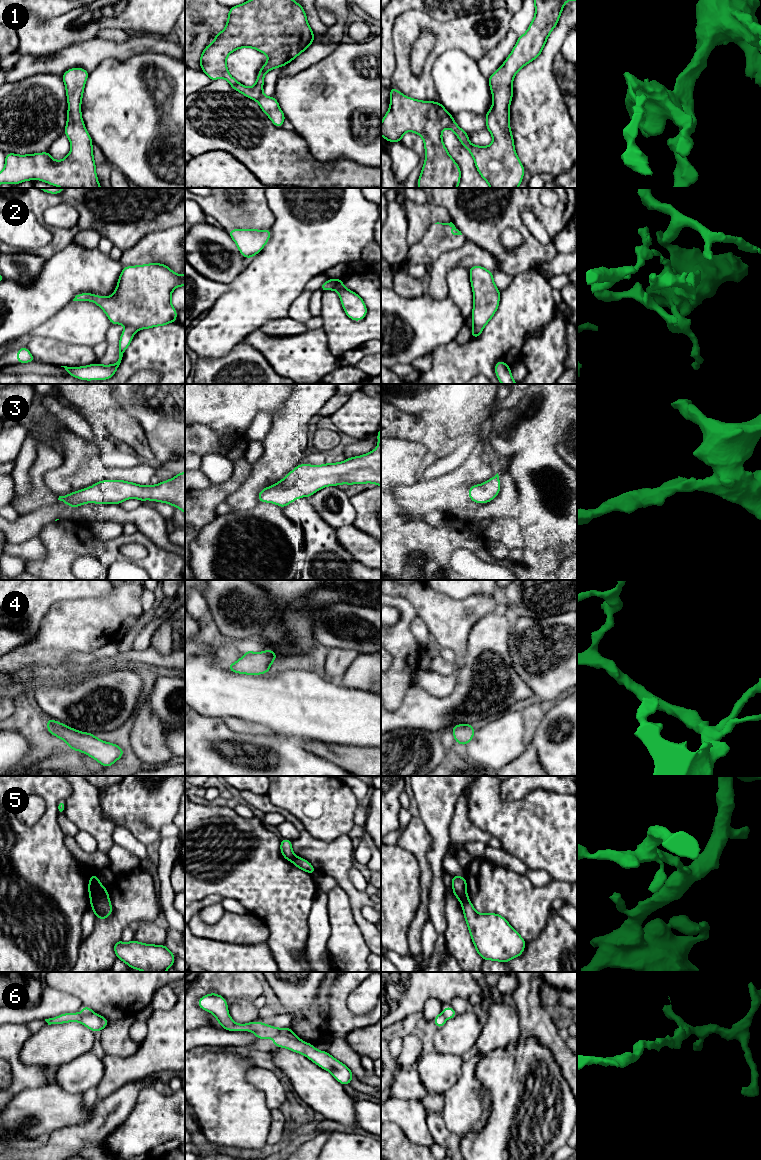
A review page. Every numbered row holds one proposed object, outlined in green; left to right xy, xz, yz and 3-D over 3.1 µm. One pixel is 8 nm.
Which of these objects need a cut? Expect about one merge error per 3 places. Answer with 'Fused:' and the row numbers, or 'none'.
Fused: 5, 6

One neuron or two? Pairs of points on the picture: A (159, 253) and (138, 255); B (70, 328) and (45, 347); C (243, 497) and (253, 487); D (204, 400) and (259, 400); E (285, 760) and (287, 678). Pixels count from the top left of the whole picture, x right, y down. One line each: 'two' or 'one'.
A: one
B: two
C: one
D: one
E: two

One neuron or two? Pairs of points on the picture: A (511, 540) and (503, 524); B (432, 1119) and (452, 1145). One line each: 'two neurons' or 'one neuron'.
A: one neuron
B: one neuron

